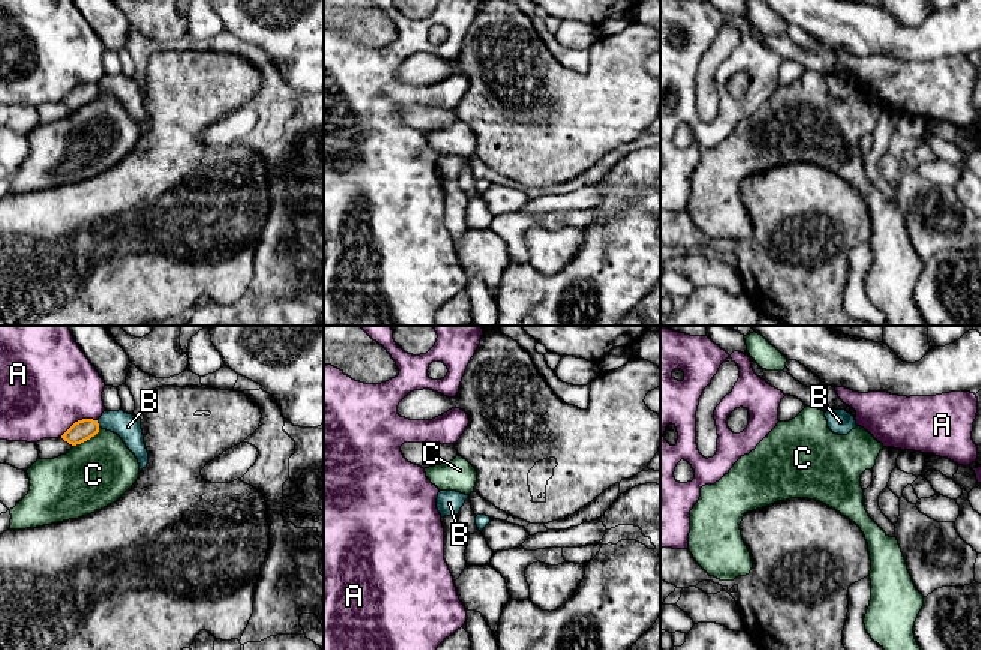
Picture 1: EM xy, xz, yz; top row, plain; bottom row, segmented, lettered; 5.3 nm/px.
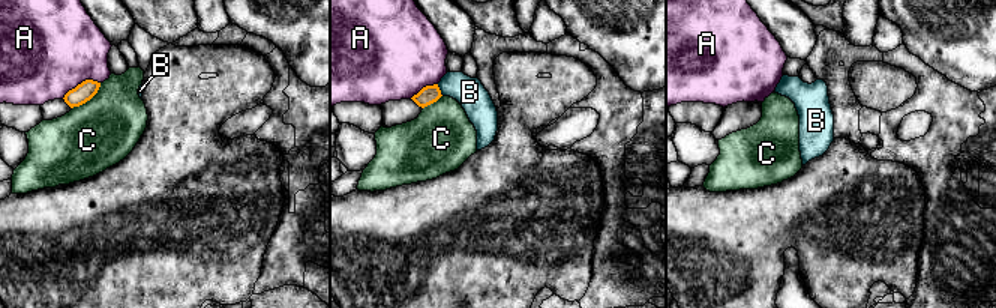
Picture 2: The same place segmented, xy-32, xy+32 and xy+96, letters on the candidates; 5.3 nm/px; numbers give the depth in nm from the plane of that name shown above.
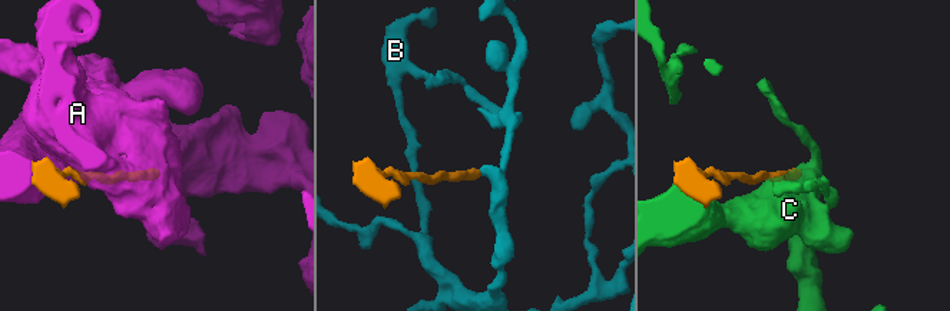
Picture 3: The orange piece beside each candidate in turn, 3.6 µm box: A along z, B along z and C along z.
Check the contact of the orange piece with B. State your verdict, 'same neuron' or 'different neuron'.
different neuron

